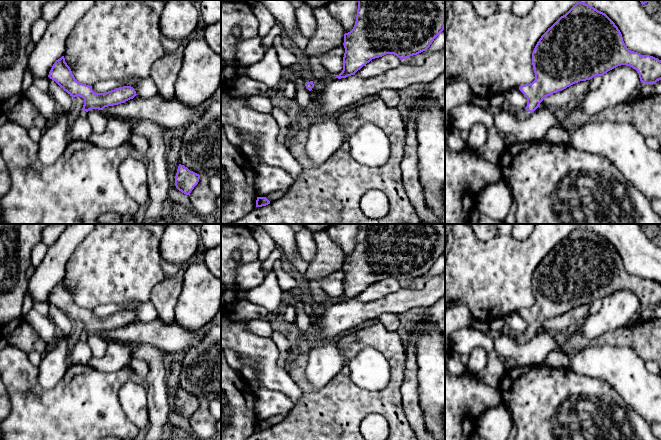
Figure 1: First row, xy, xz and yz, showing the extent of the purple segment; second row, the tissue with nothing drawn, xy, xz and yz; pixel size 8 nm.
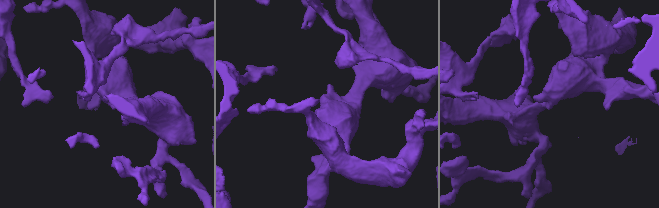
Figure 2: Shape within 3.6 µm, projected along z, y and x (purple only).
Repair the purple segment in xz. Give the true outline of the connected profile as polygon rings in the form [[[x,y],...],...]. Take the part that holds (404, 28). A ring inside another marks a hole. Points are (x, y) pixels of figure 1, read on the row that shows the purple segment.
[[[358,0],[353,29],[344,34],[343,70],[335,78],[346,78],[360,70],[372,59],[394,54],[401,60],[426,51],[445,28],[445,0]]]

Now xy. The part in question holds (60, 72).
[[[64,56],[55,61],[48,77],[72,97],[80,96],[84,99],[82,111],[79,113],[82,117],[86,117],[87,112],[91,109],[103,110],[108,106],[125,103],[137,95],[131,86],[119,87],[105,93],[95,93],[92,86],[80,83],[75,79]]]

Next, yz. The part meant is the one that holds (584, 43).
[[[577,2],[541,36],[532,53],[535,80],[519,87],[527,98],[527,106],[514,109],[514,119],[524,120],[543,99],[580,81],[603,76],[608,71],[627,65],[639,74],[641,83],[654,84],[661,80],[661,60],[629,50],[615,23],[603,12],[585,2]]]

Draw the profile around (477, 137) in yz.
[[[475,124],[469,129],[469,136],[466,141],[469,148],[478,151],[487,141],[488,129],[483,124]]]

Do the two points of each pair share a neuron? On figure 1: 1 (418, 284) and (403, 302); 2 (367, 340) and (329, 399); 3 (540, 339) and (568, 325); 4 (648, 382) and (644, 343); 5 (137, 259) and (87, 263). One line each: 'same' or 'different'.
1: different
2: same
3: different
4: different
5: same

